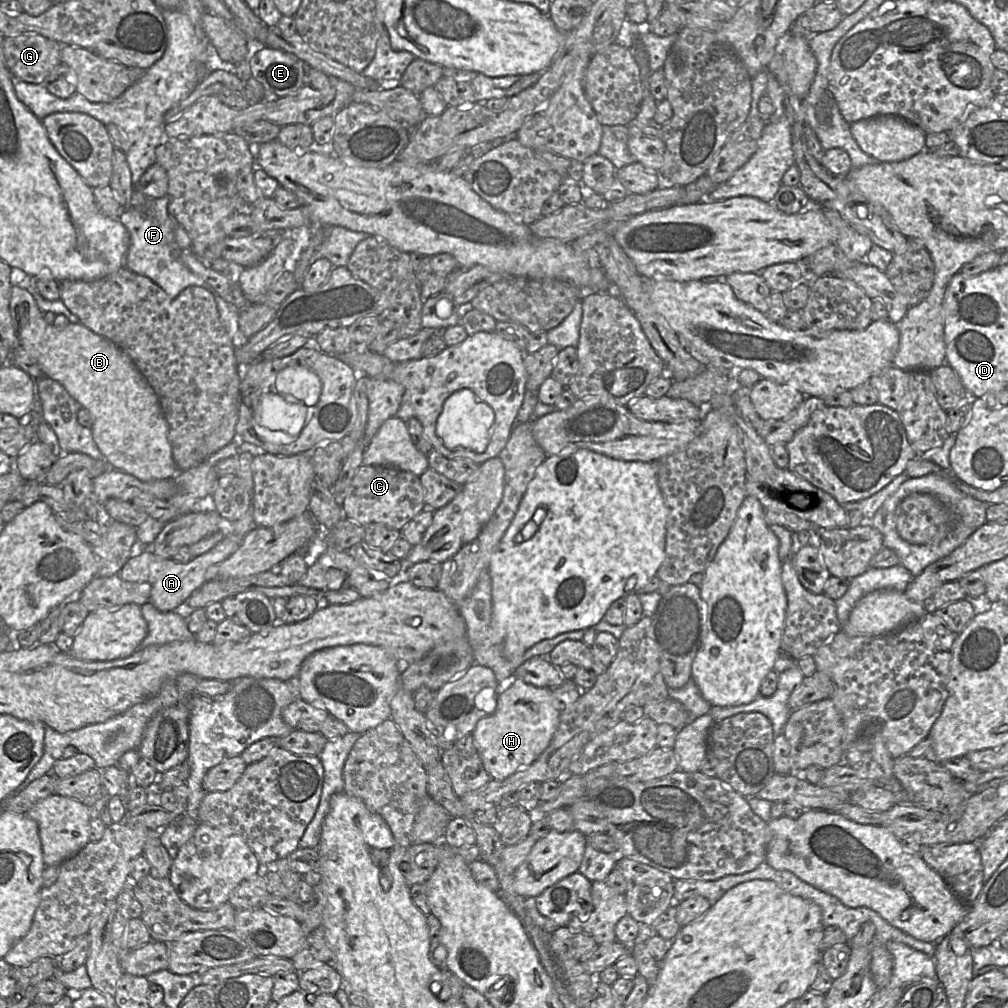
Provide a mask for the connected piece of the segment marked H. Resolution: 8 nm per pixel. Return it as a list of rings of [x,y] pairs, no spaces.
[[[516,679],[510,687],[497,695],[497,705],[494,712],[481,718],[471,734],[484,768],[491,779],[502,780],[529,766],[548,747],[557,730],[561,712],[554,706],[551,688],[536,687],[527,684],[522,679]]]

